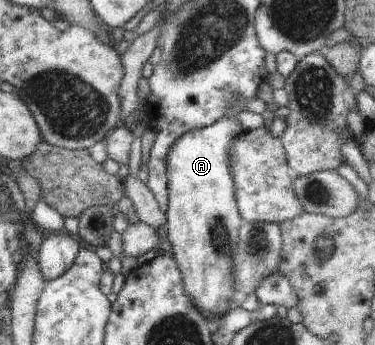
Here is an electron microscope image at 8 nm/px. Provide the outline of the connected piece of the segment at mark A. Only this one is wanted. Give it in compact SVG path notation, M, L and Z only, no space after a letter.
M229 113L221 117L210 127L191 129L181 135L169 151L167 157L169 206L167 215L168 239L172 247L172 256L176 259L183 273L185 291L203 313L207 321L221 317L231 310L231 301L239 301L237 283L233 275L233 257L239 245L240 230L246 225L241 217L237 200L237 185L233 179L233 169L229 163L229 149L235 145L237 137L241 137L247 130L237 121L240 113Z

